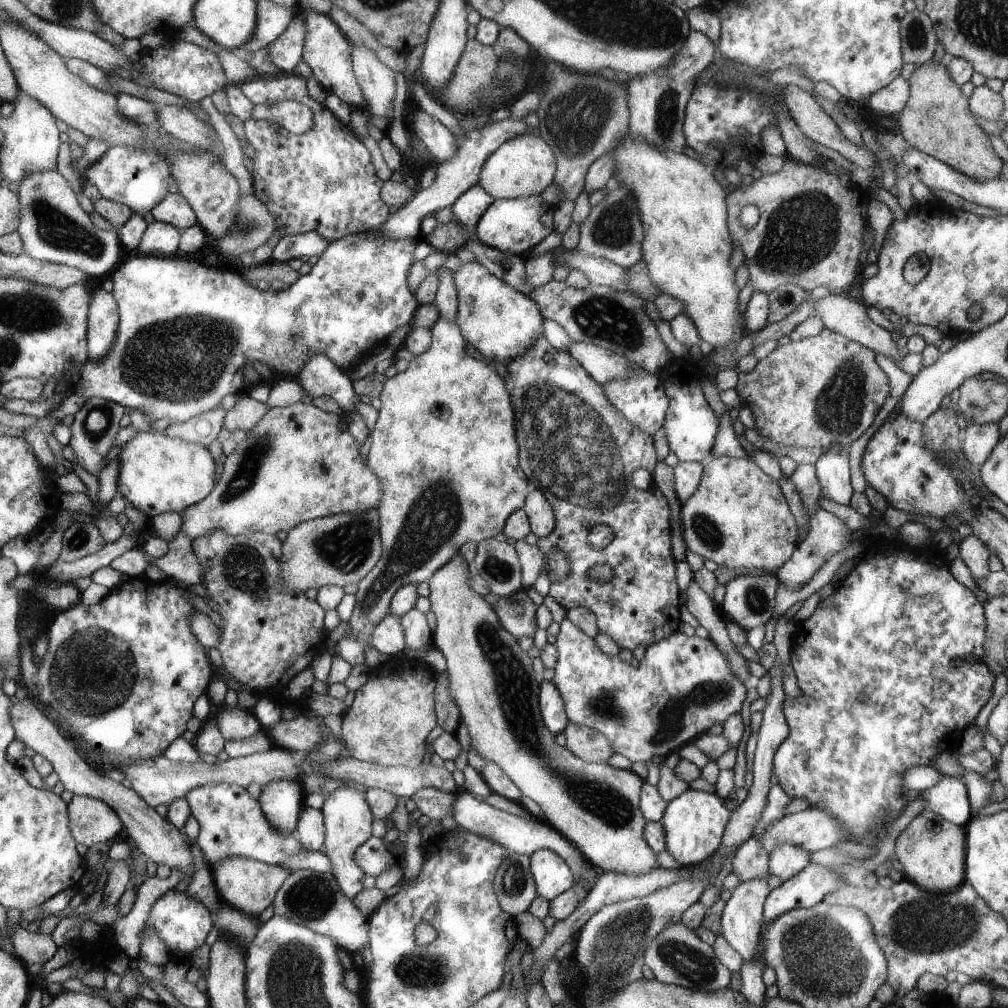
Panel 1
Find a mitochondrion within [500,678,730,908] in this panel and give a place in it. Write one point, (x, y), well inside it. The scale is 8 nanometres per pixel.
(606, 704)

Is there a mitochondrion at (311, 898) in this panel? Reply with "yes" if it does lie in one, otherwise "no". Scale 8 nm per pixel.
yes

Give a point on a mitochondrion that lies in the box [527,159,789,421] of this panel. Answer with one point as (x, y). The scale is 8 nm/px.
(601, 317)

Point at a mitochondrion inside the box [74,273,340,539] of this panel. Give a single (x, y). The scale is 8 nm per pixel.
(182, 358)

